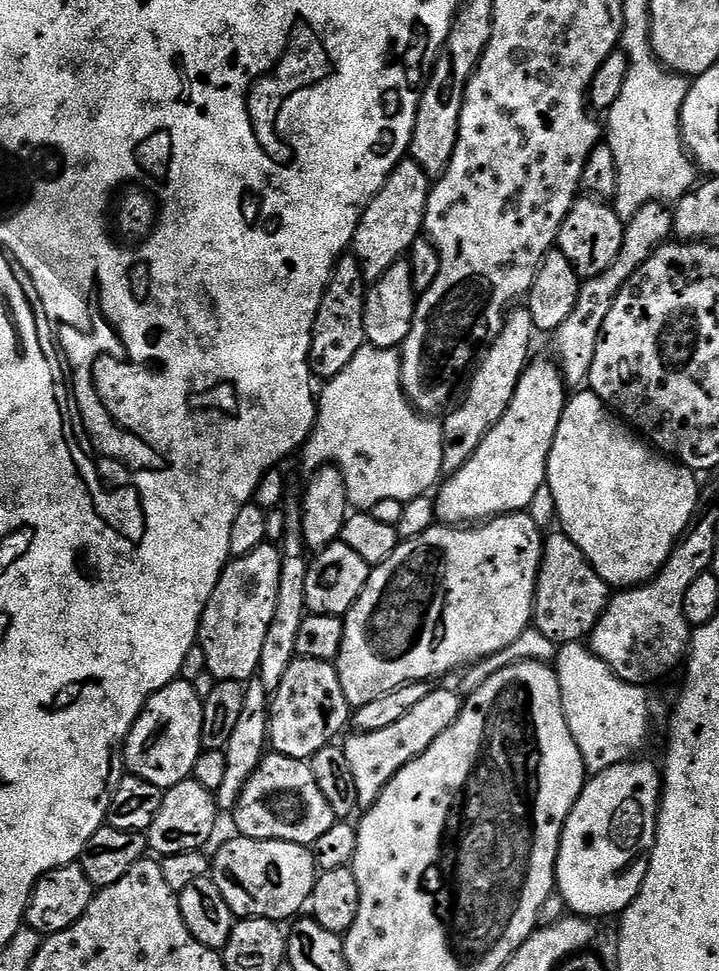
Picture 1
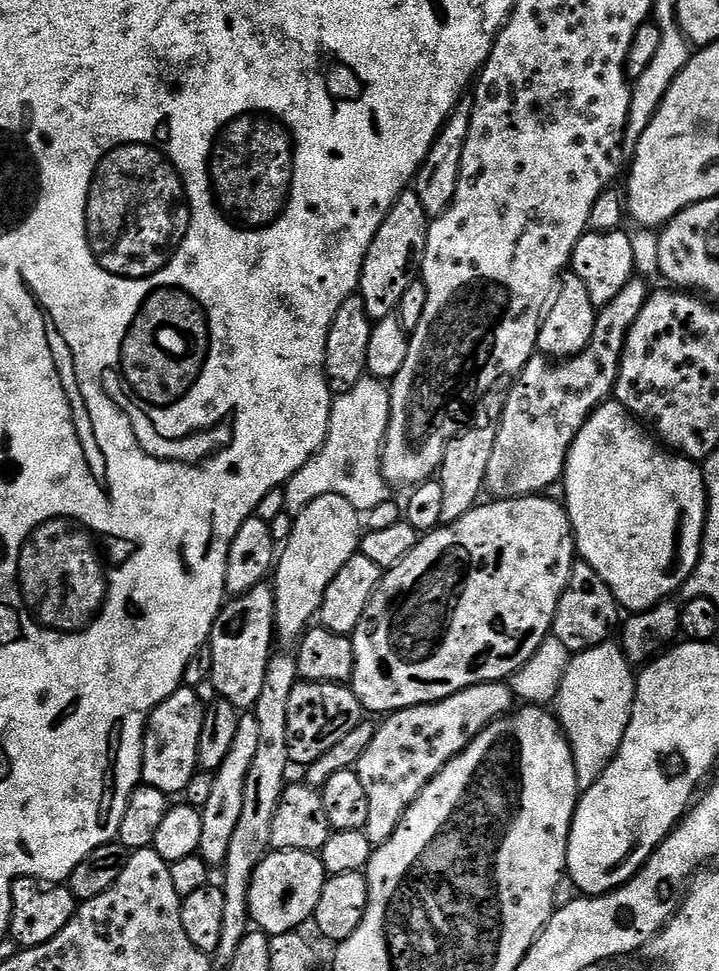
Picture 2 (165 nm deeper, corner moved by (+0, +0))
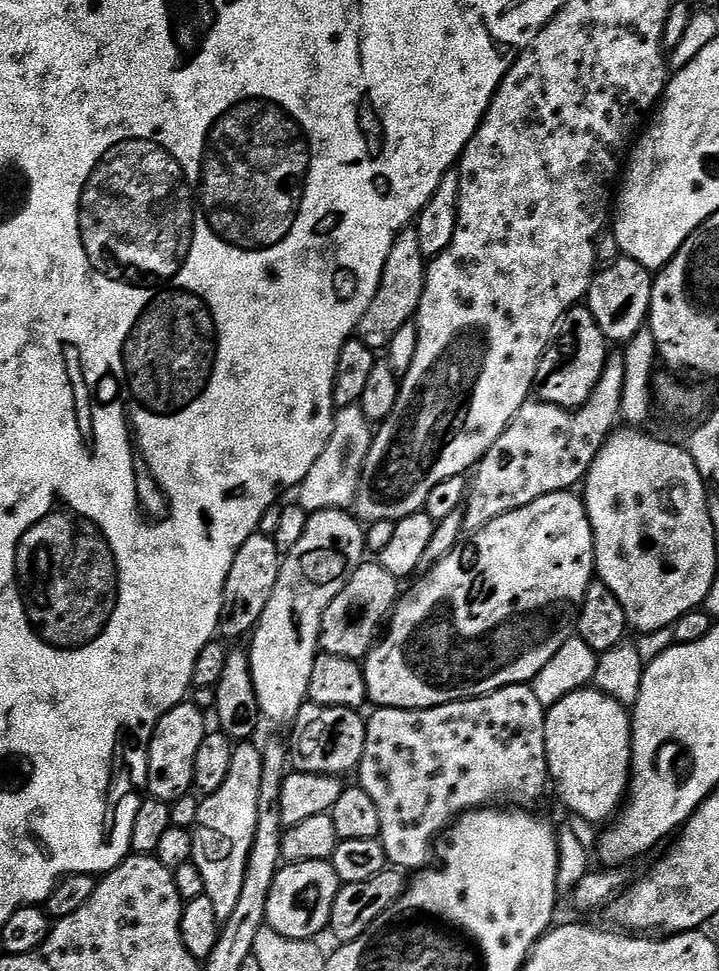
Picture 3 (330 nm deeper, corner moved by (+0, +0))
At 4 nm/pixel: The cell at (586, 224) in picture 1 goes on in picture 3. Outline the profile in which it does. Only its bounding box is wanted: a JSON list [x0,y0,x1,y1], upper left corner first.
[586,258,653,346]

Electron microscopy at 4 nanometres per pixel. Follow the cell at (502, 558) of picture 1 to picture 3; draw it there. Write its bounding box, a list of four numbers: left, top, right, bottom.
[362,491,596,708]

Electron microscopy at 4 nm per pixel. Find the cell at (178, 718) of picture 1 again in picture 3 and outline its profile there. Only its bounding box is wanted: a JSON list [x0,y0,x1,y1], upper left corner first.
[146,702,210,802]

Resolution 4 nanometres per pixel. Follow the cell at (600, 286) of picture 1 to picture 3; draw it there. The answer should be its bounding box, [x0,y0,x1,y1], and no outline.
[462,354,624,534]

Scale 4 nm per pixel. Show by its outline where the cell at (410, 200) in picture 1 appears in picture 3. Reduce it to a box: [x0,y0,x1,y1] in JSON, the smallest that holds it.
[358,226,426,349]

